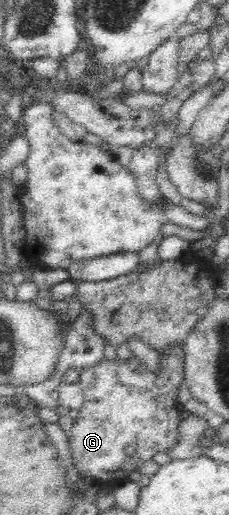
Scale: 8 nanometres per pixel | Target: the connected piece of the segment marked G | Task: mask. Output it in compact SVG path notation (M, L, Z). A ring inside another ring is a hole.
M170 347L161 354L162 369L159 374L146 370L140 360L132 356L125 361L100 361L94 366L79 369L80 387L84 395L78 418L67 432L70 441L73 463L81 477L90 476L100 482L116 482L126 478L129 472L138 471L138 467L150 460L157 452L167 452L177 444L178 424L185 413L177 403L178 386L184 380L183 347ZM132 447L133 454L127 454L126 448Z

